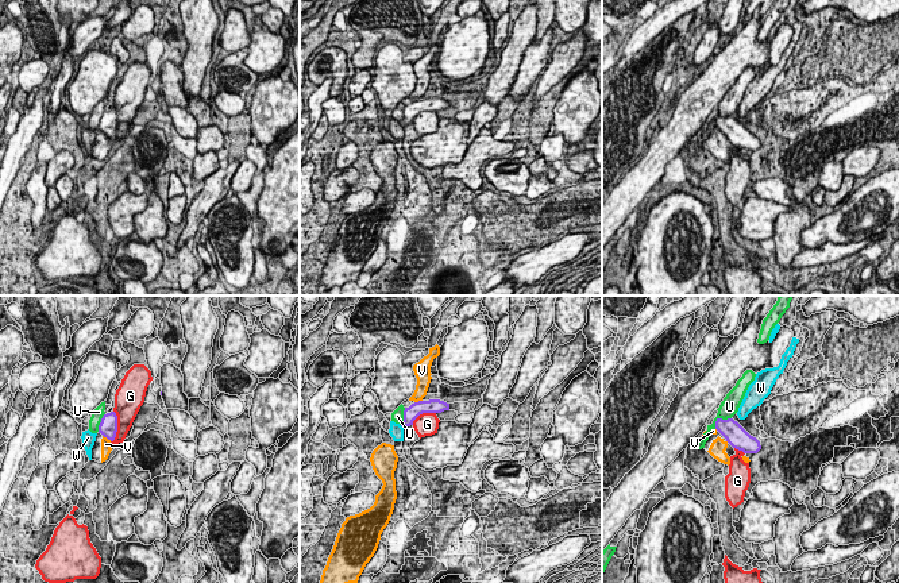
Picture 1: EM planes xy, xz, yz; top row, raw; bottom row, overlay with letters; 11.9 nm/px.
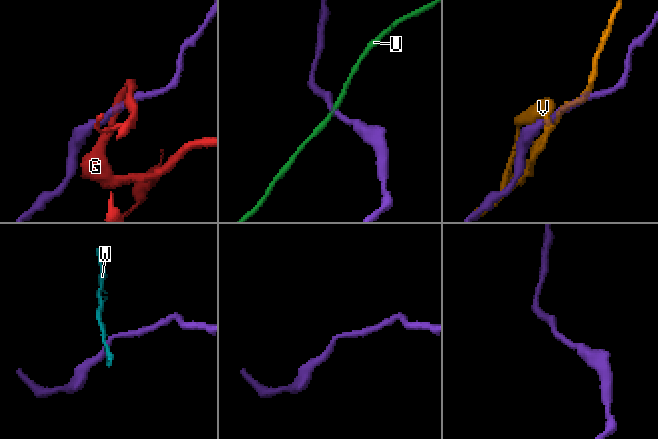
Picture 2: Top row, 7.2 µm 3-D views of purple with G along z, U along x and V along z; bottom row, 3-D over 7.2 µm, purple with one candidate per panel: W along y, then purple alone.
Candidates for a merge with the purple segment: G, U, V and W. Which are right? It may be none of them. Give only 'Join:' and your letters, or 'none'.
Join: none

